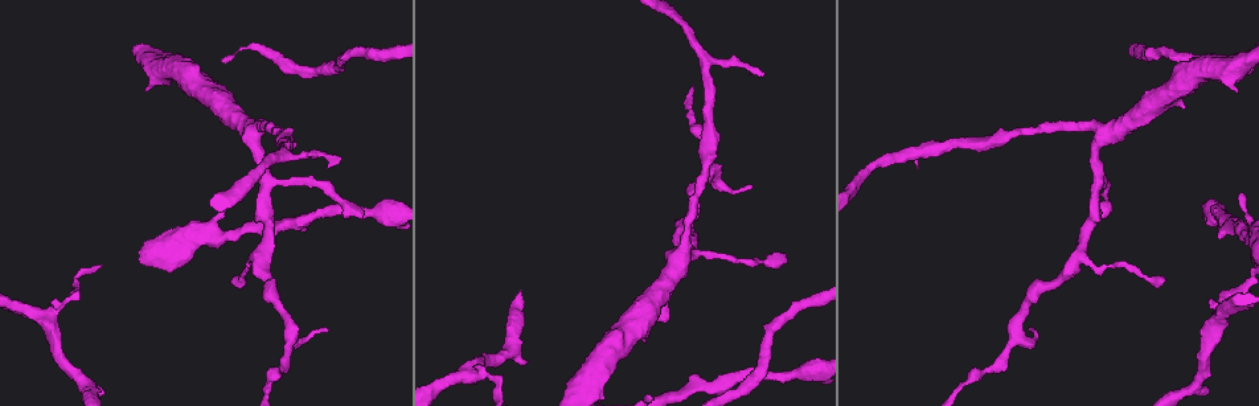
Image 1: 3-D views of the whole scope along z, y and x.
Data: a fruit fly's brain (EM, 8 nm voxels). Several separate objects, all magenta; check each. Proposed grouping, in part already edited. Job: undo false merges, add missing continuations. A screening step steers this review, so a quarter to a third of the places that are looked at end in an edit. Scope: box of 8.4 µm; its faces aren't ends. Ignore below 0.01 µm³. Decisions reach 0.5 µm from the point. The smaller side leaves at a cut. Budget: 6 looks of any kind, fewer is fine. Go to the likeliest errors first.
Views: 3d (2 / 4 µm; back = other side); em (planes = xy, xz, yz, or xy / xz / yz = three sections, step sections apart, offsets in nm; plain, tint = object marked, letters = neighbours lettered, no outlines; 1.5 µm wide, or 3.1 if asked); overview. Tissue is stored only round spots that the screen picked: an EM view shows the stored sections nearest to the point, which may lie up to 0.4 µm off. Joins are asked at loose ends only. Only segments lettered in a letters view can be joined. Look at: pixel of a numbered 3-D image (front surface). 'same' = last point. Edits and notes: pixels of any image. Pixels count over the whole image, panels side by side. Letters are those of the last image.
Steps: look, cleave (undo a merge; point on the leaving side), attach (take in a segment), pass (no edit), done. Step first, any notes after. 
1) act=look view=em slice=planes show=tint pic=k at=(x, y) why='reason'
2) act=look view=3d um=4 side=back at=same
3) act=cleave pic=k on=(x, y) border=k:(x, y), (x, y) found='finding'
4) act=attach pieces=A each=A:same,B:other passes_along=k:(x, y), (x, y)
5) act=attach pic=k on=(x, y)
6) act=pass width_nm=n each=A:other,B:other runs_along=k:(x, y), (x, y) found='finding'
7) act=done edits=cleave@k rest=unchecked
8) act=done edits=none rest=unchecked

act=look view=em slice=xz step=8 show=tint pic=1 at=(339, 157) why='thin end'

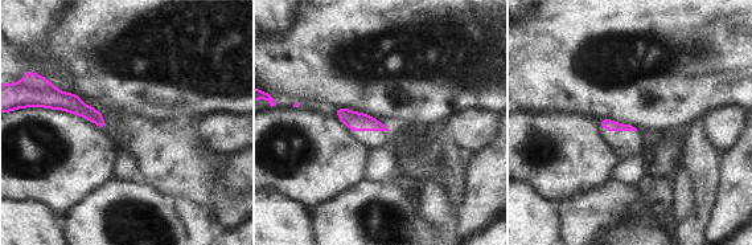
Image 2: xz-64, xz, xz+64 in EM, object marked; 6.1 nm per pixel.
act=look view=em slice=planes show=letters at=same why='another direction'

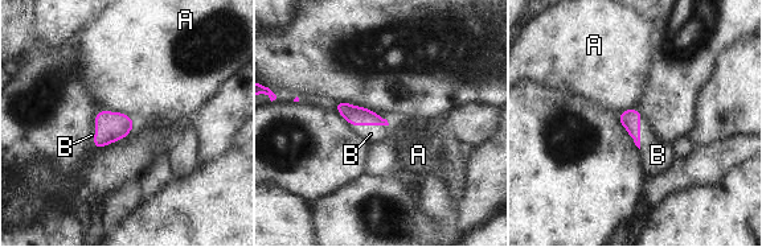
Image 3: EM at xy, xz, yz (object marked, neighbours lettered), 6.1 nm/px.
act=attach pieces=B width_nm=110 longest_contact=B:340nm each=A:other,B:same found='it goes on there'

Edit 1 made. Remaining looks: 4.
act=look view=3d um=4 pic=1 at=(1163, 281) why='an open end'

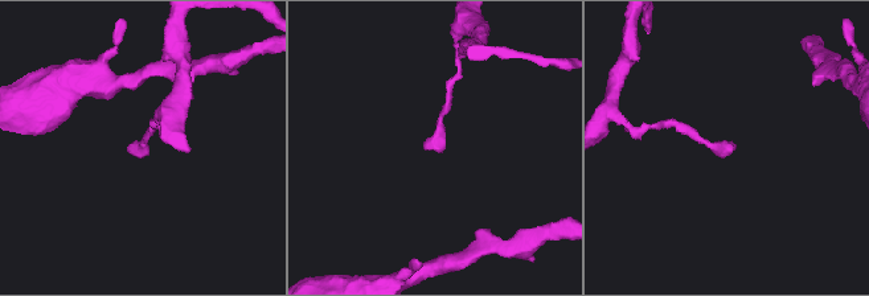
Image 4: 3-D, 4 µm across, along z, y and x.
act=look view=em slice=planes show=plain pic=4 at=(132, 145)

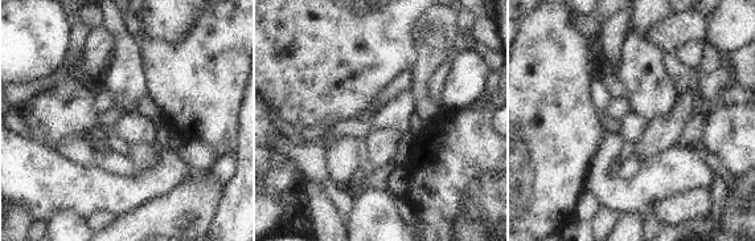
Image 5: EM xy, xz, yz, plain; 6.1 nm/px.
act=look view=em slice=planes show=letters at=same

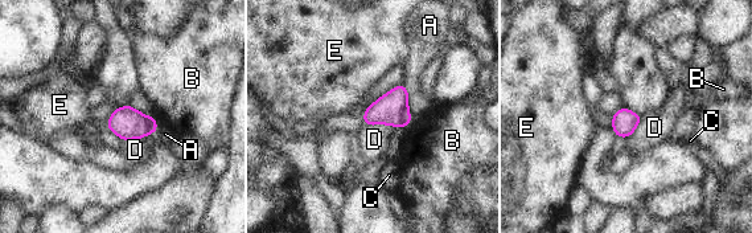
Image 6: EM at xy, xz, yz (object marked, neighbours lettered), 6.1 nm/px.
act=pass longest_contact=A:220nm each=A:other,B:other,C:other,D:other,E:other border=6:(364, 125), (393, 125), (395, 127) found='none of them fits'

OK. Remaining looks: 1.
act=done edits=attach@3 rest=unchecked

